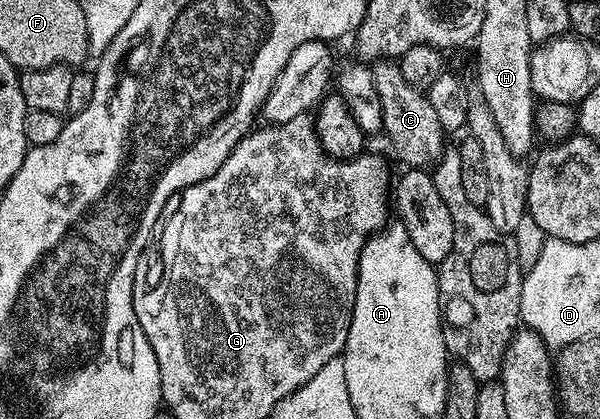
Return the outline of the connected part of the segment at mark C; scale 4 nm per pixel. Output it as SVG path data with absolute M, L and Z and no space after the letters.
M382 59L372 66L373 83L375 85L375 95L379 97L379 107L383 115L381 124L384 136L389 136L389 141L393 144L393 151L398 159L402 161L402 166L411 169L425 169L436 165L441 158L443 148L446 146L447 134L439 127L439 119L435 116L435 111L431 108L428 96L422 90L411 87L407 79L403 79L403 71L400 64L389 59Z

